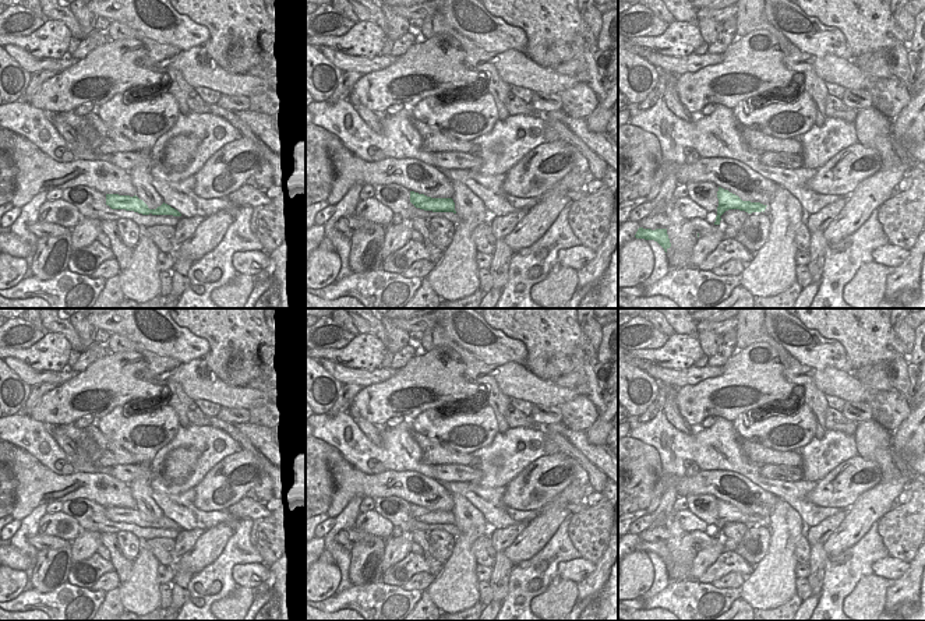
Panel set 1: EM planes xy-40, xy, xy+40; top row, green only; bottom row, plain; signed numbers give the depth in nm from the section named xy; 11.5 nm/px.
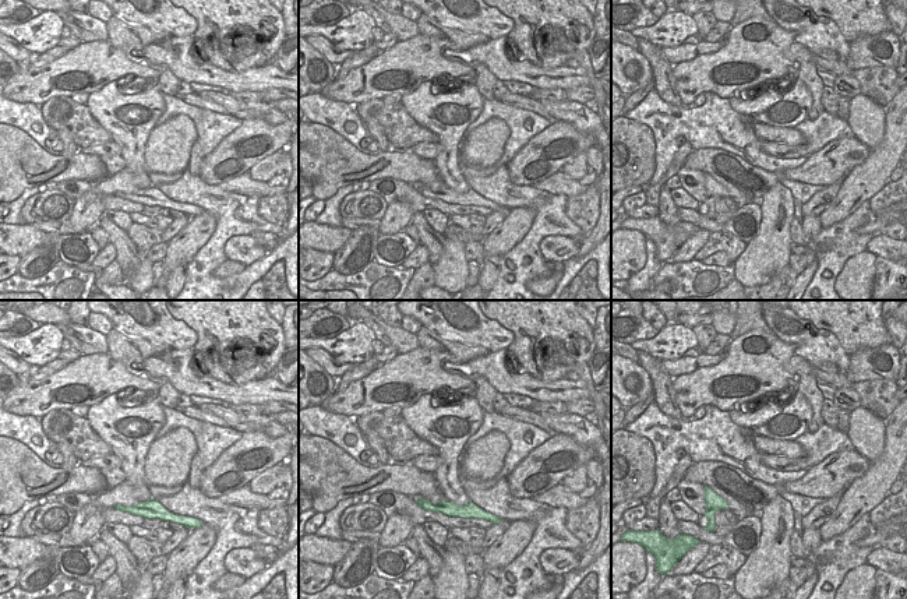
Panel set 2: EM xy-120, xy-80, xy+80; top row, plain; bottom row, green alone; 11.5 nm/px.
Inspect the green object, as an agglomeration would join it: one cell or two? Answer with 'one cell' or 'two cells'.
one cell

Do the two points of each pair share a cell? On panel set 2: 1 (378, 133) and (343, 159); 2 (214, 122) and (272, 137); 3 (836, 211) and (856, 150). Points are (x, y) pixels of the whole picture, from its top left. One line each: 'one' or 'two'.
1: two
2: two
3: two

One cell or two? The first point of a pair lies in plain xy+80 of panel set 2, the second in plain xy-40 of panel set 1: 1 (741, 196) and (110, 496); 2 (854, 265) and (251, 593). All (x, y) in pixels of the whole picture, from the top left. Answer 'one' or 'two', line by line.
1: one
2: one

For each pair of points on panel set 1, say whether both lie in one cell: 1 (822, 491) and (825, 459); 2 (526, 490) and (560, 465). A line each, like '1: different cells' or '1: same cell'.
1: different cells
2: same cell

